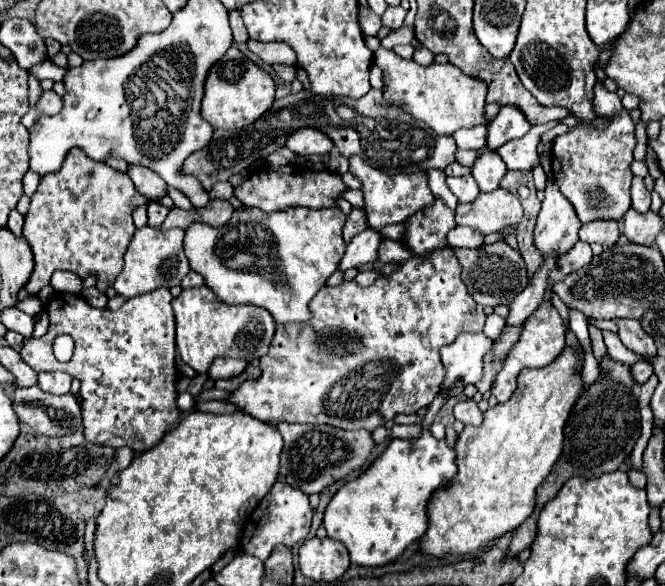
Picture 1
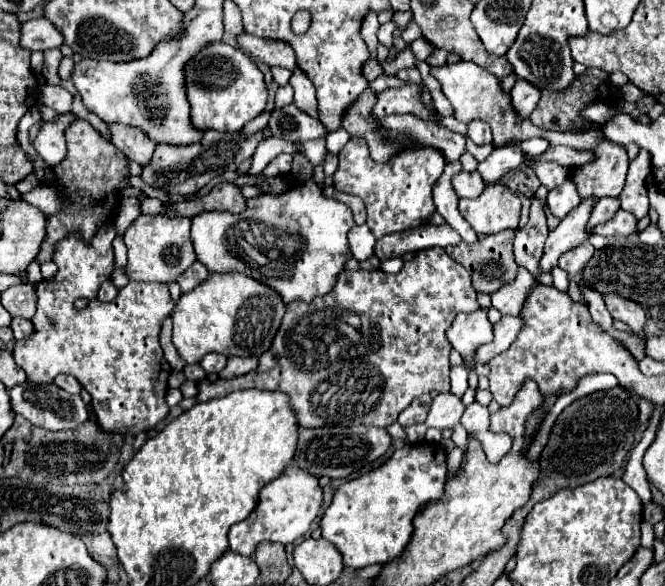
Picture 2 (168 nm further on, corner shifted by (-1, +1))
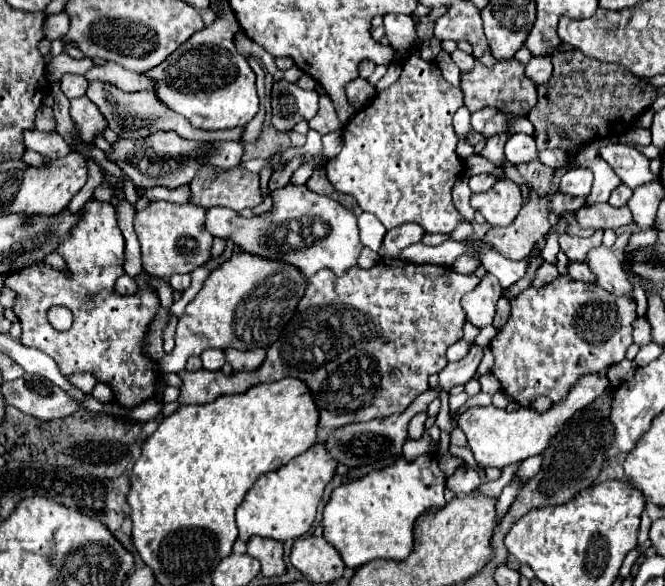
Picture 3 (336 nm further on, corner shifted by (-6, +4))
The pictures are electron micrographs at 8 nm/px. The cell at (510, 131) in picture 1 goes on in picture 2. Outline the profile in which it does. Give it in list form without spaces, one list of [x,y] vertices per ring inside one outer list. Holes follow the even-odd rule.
[[[518,79],[516,85],[512,87],[512,103],[514,109],[518,111],[520,117],[528,117],[536,103],[540,101],[540,91],[532,83],[526,83],[526,79]]]

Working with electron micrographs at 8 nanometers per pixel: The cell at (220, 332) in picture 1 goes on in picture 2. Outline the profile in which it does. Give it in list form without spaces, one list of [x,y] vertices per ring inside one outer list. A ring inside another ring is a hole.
[[[212,273],[206,283],[182,293],[172,311],[172,341],[186,363],[200,363],[206,353],[260,357],[274,341],[284,315],[282,297],[242,273]]]

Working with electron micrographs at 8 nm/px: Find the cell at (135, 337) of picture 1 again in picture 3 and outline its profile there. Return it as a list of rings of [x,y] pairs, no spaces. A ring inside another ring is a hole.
[[[89,200],[83,206],[83,216],[79,218],[79,222],[71,228],[69,236],[57,246],[57,252],[63,256],[65,264],[67,264],[67,272],[63,270],[53,270],[49,266],[41,264],[33,264],[29,268],[23,268],[19,272],[13,272],[7,280],[5,286],[17,292],[17,302],[15,302],[15,314],[23,326],[23,334],[21,334],[21,342],[25,346],[37,348],[45,354],[49,354],[57,364],[59,364],[59,372],[67,378],[71,376],[71,372],[91,372],[95,374],[95,378],[99,382],[109,384],[109,388],[113,390],[113,400],[117,406],[121,408],[135,408],[143,402],[147,402],[149,398],[153,398],[157,394],[157,384],[159,384],[159,364],[153,362],[147,354],[143,354],[143,346],[145,346],[145,336],[147,330],[151,326],[151,322],[157,316],[157,310],[161,306],[157,290],[145,282],[145,276],[139,274],[139,290],[131,296],[117,296],[113,294],[113,286],[115,280],[119,276],[123,276],[123,248],[125,248],[125,240],[121,236],[121,230],[117,226],[117,216],[115,216],[115,206],[109,202],[99,202],[99,200]],[[51,306],[65,306],[73,312],[73,326],[67,332],[57,332],[49,320],[47,320],[47,310]]]

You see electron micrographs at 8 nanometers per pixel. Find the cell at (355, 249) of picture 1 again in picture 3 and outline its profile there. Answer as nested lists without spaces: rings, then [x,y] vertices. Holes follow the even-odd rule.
[[[363,212],[363,214],[359,216],[359,236],[361,236],[363,246],[367,246],[367,248],[371,248],[373,252],[377,252],[379,246],[381,246],[381,242],[383,242],[385,232],[387,232],[387,230],[383,228],[383,224],[381,224],[375,216],[371,216],[371,214],[367,214],[367,212]]]

